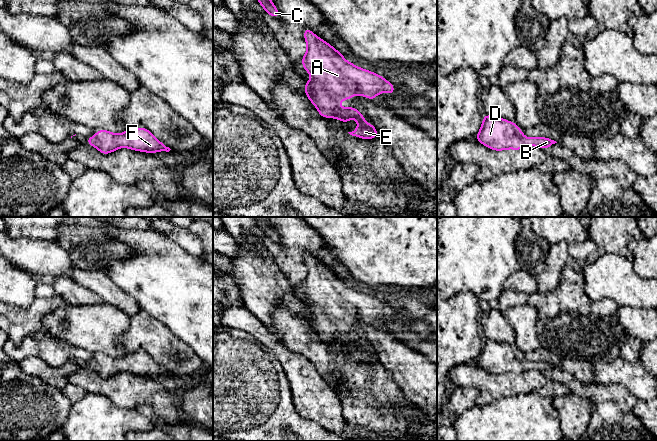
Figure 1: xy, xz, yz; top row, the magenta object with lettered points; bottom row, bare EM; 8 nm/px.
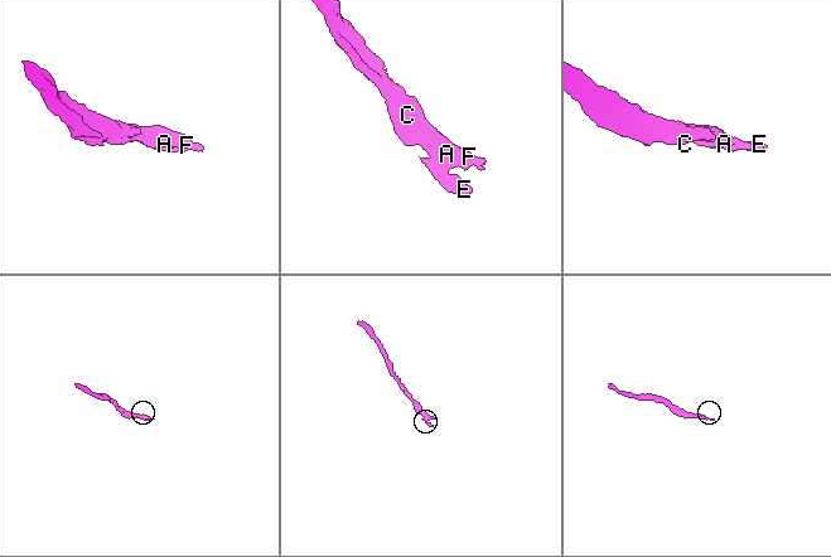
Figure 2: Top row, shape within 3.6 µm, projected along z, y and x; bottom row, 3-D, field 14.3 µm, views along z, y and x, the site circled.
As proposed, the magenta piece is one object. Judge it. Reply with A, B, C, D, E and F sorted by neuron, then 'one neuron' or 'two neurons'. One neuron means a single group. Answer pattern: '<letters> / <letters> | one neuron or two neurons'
A B C D E F | one neuron

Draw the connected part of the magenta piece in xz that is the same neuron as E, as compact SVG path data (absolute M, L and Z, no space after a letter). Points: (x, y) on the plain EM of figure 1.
M304 253L304 262L307 276L302 282L302 290L313 302L305 306L305 317L320 340L339 343L344 347L354 342L358 351L348 356L350 359L367 364L378 361L376 352L364 345L361 336L354 331L340 332L338 328L356 318L366 320L369 324L381 316L392 319L395 311L378 298L345 284L340 275L310 253Z

